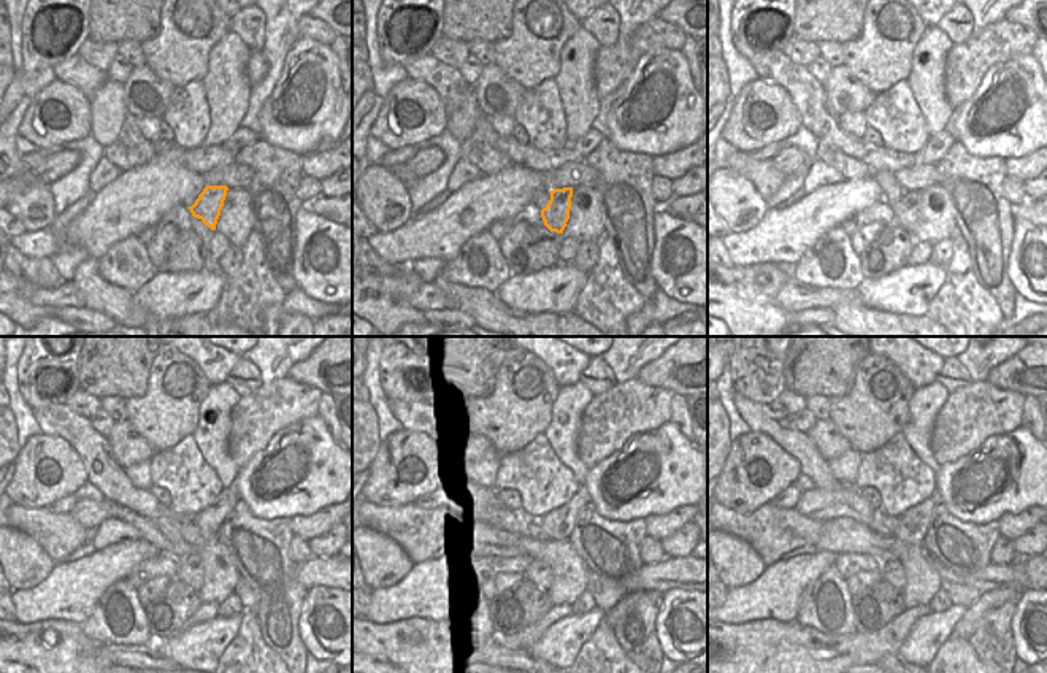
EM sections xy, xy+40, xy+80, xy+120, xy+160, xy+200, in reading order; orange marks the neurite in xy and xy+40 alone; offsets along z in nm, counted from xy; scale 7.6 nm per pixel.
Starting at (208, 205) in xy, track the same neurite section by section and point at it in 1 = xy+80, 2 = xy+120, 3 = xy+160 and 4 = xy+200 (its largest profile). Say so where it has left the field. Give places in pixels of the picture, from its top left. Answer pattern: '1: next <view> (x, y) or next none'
1: next xy+80 (908, 211)
2: next xy+120 (191, 567)
3: next xy+160 (538, 572)
4: next xy+200 (892, 572)

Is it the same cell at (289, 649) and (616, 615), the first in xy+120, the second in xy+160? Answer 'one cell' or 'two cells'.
two cells

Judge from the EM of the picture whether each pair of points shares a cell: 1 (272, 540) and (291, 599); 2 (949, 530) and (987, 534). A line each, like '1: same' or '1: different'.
1: same
2: same

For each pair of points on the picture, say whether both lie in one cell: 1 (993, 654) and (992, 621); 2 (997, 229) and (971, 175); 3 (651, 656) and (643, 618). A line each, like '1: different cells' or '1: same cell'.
1: same cell
2: same cell
3: same cell

